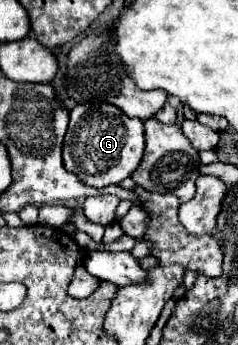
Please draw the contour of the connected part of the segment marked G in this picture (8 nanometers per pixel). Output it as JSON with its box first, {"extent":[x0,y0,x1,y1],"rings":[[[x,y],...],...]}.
{"extent":[63,101,145,189],"rings":[[[107,101],[79,103],[71,109],[71,121],[67,137],[63,141],[63,163],[85,185],[103,189],[113,183],[121,183],[129,177],[143,159],[145,129],[143,121],[127,117],[121,109]]]}

